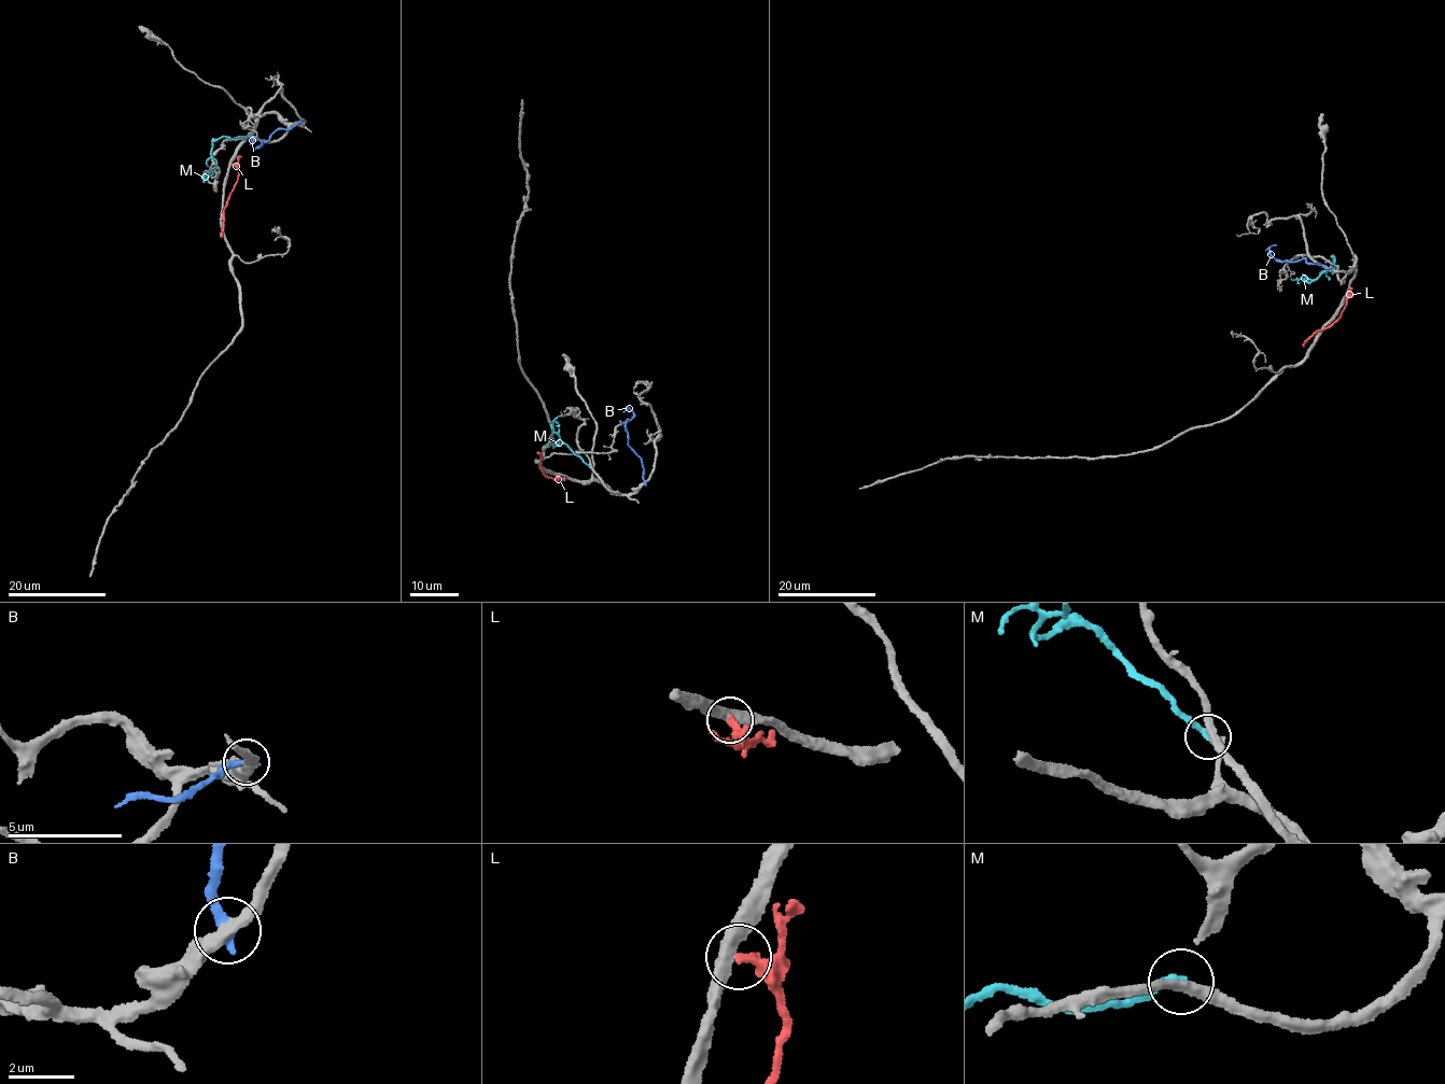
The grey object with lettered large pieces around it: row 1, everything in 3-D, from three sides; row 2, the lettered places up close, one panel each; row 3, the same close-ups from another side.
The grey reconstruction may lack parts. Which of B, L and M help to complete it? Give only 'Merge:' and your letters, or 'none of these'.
Merge: M

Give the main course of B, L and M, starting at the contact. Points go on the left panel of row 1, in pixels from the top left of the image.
B: (303, 122), (277, 129), (258, 146), (261, 141), (249, 137)
L: (232, 164), (237, 170), (237, 182), (223, 211), (221, 238)
M: (251, 135), (239, 138), (221, 137), (212, 143), (211, 155), (215, 167), (209, 176), (202, 177), (208, 178)

